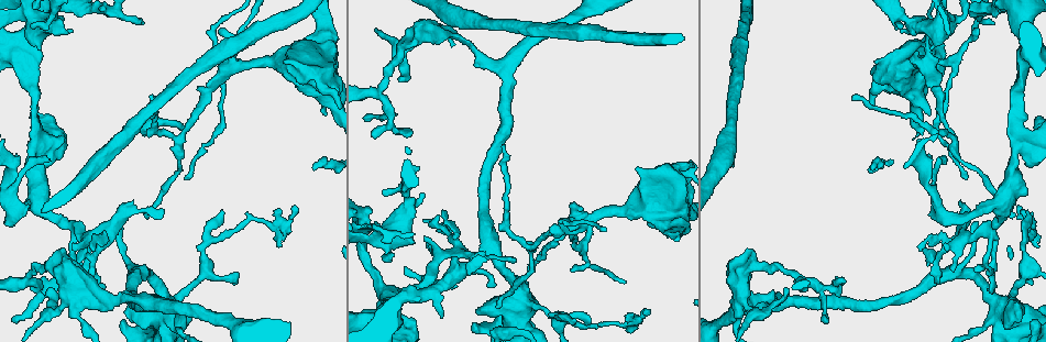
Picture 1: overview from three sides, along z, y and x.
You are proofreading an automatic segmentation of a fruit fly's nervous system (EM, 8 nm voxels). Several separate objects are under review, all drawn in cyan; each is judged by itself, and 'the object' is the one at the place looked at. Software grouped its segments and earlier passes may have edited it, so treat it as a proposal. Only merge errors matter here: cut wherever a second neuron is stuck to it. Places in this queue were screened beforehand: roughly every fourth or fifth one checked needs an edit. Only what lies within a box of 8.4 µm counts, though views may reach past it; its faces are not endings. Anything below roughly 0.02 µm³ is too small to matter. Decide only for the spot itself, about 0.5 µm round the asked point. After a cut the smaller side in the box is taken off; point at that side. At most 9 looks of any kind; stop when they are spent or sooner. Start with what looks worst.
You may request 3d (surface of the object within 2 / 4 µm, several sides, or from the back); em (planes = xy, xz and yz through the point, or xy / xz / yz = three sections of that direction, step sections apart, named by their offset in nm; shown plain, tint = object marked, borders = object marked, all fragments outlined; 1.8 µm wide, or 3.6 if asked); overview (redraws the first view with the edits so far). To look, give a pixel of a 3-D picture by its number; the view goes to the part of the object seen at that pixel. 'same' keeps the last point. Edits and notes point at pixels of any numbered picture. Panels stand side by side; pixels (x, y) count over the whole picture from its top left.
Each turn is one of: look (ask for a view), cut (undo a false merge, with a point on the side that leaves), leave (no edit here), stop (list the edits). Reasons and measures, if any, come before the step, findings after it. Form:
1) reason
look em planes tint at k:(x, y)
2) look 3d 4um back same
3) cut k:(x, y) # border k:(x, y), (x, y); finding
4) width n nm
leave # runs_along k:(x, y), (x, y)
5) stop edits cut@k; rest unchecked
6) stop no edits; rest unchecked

abrupt turn
look em planes tint at 1:(239, 64)

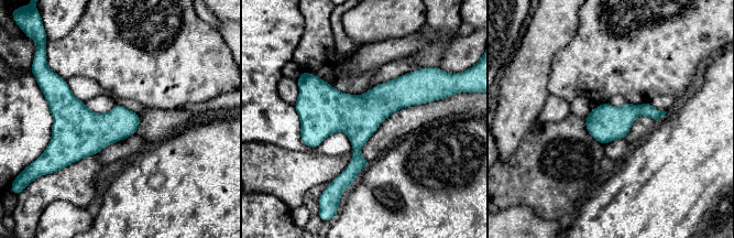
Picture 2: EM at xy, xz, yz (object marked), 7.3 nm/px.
leave # all the same neuron

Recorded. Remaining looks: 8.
four arms meet
look 3d 2um at 1:(27, 15)

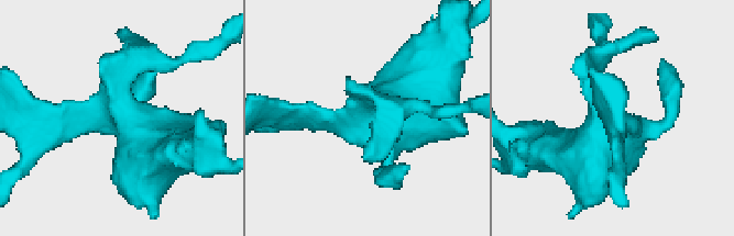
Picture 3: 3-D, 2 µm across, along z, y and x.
shape alone is not enough
look em planes tint at 3:(368, 105)

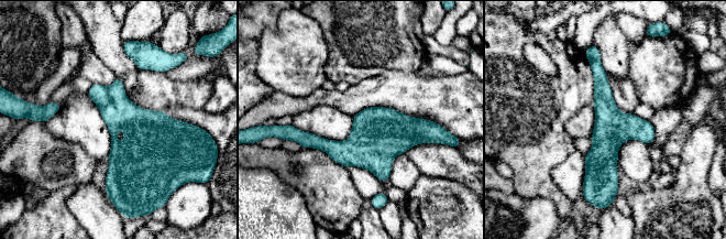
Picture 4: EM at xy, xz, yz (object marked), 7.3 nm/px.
leave # runs_along 4:(595, 58), (604, 101), (602, 189); continuous, no second neuron

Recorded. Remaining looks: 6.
sharp bend
look em planes plain at 1:(87, 297)

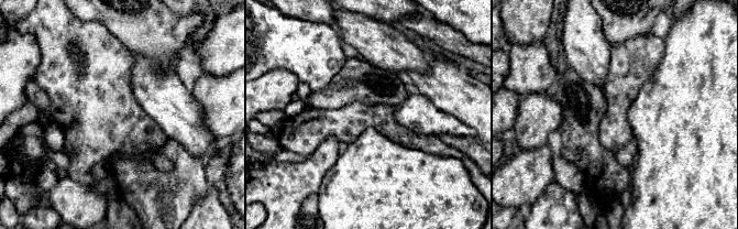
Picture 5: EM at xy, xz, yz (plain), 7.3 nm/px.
look em planes tint same

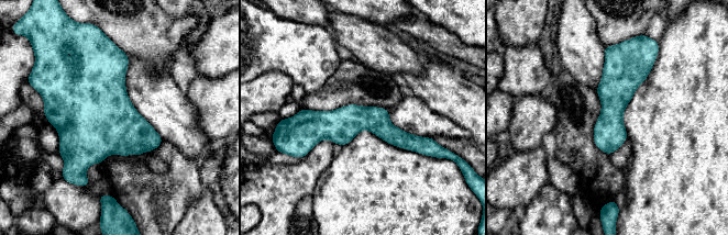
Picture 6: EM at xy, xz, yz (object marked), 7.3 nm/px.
leave # runs_along 6:(297, 122), (377, 122), (425, 140); all the same neuron

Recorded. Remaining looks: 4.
small branch off a trunk
look em yz step 8 tint at 1:(1017, 146)

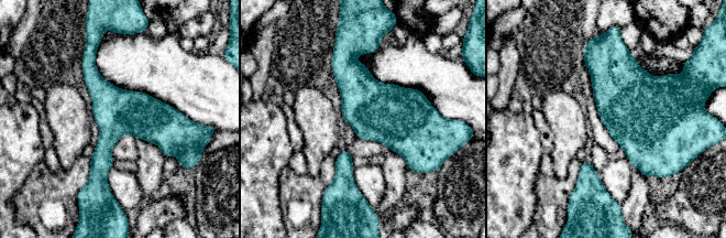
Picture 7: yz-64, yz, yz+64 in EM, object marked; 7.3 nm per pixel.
another direction
look em planes borders same

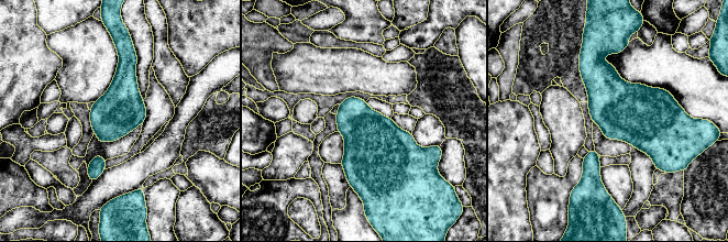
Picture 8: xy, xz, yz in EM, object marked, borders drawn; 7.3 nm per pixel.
leave # continuous, no second neuron

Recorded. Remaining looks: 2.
stop no edits; rest unchecked

